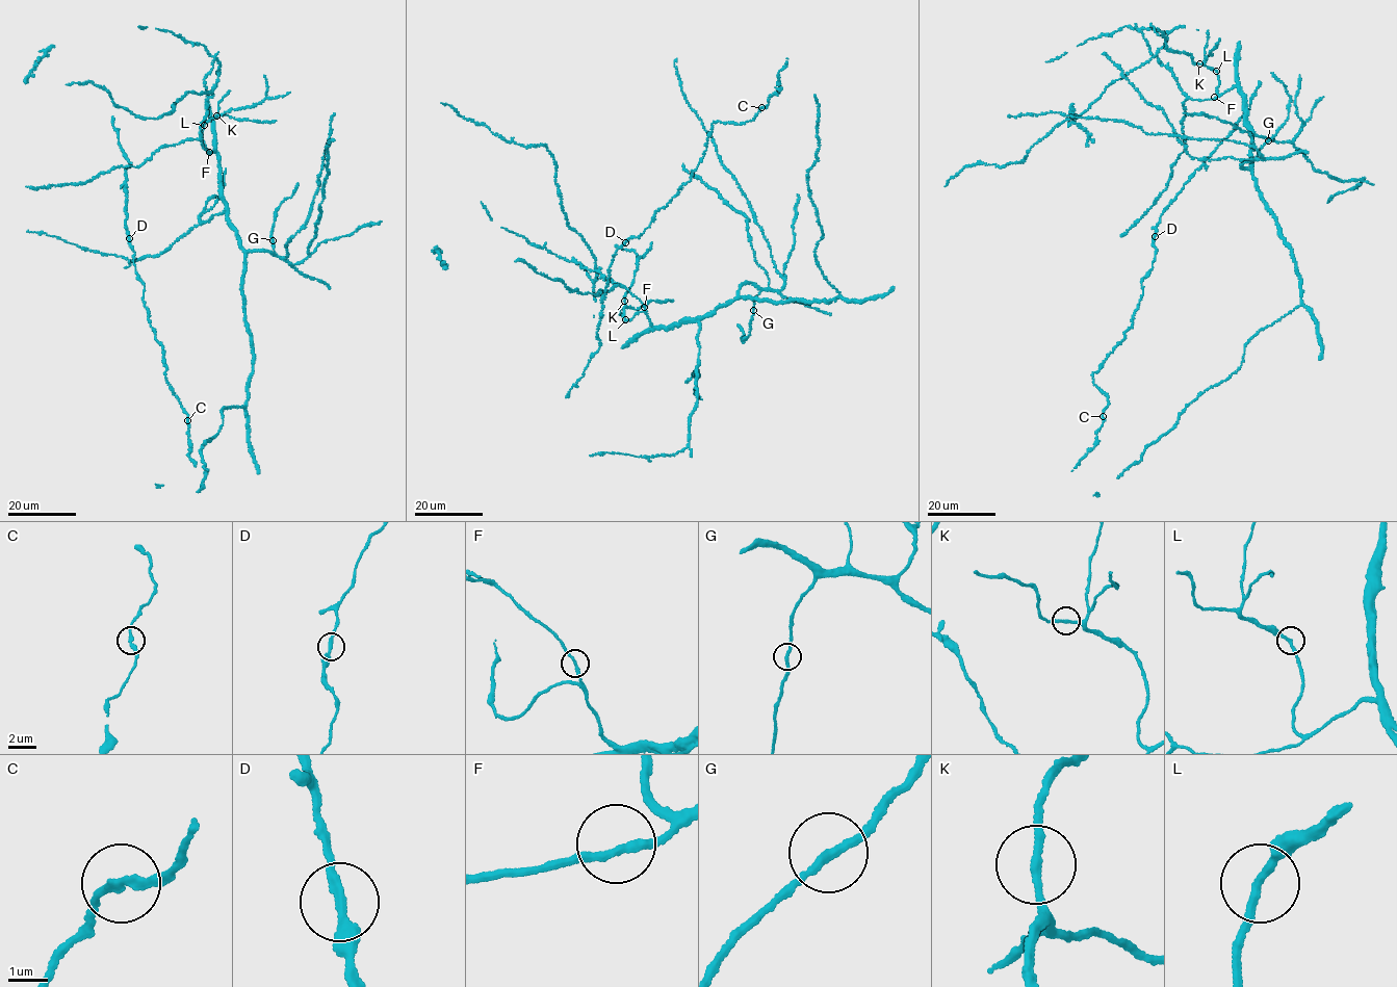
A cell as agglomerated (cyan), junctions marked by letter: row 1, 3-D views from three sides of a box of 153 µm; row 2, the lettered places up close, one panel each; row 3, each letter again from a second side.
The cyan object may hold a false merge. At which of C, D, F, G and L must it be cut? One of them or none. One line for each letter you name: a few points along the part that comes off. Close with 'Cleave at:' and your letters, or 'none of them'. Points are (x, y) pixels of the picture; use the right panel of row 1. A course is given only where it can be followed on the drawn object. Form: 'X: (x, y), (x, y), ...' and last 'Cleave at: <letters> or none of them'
Cleave at: none of them

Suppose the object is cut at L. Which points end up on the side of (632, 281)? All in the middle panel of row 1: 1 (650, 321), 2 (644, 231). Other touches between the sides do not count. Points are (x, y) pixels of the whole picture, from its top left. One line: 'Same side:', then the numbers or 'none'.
Same side: none

